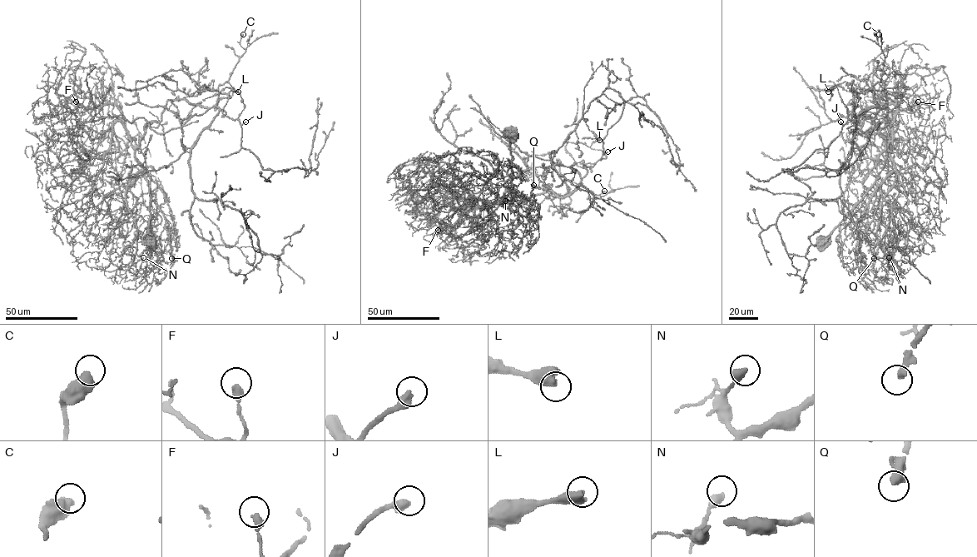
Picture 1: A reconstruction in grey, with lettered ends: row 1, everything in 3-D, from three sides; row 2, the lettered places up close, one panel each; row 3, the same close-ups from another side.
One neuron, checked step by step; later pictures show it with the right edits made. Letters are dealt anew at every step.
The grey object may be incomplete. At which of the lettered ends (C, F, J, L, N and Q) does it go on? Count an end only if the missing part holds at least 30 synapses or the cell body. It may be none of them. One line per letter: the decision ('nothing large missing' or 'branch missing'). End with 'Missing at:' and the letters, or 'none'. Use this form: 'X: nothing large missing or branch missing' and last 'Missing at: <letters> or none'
C: nothing large missing
F: nothing large missing
J: branch missing
L: nothing large missing
N: nothing large missing
Q: branch missing
Missing at: J, Q

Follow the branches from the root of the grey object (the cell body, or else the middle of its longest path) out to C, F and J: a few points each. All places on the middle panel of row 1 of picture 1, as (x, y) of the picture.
C: (512, 131), (512, 189), (500, 201), (508, 191), (524, 199), (567, 196), (581, 185), (604, 191)
F: (512, 131), (512, 189), (507, 196), (482, 208), (454, 196), (438, 230)
J: (512, 131), (512, 189), (500, 201), (508, 191), (568, 196), (583, 165), (607, 151)

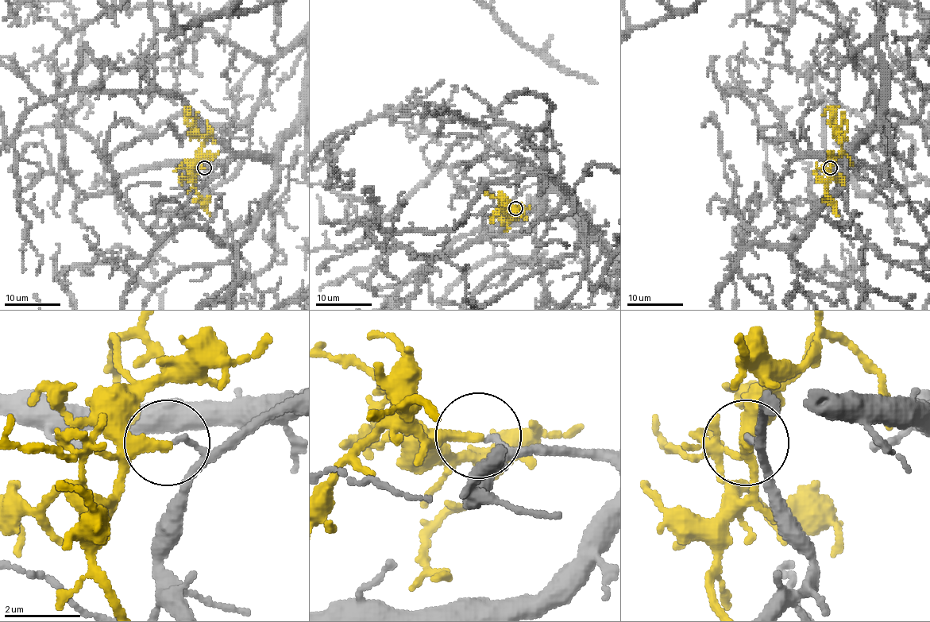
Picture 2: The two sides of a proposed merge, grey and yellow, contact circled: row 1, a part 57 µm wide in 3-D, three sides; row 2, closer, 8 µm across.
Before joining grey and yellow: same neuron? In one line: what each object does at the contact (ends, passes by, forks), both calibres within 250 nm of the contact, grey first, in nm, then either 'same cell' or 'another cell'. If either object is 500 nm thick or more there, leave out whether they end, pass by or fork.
grey ends there; yellow ends there; 120 nm thick on the grey side, 320 nm on the other; another cell

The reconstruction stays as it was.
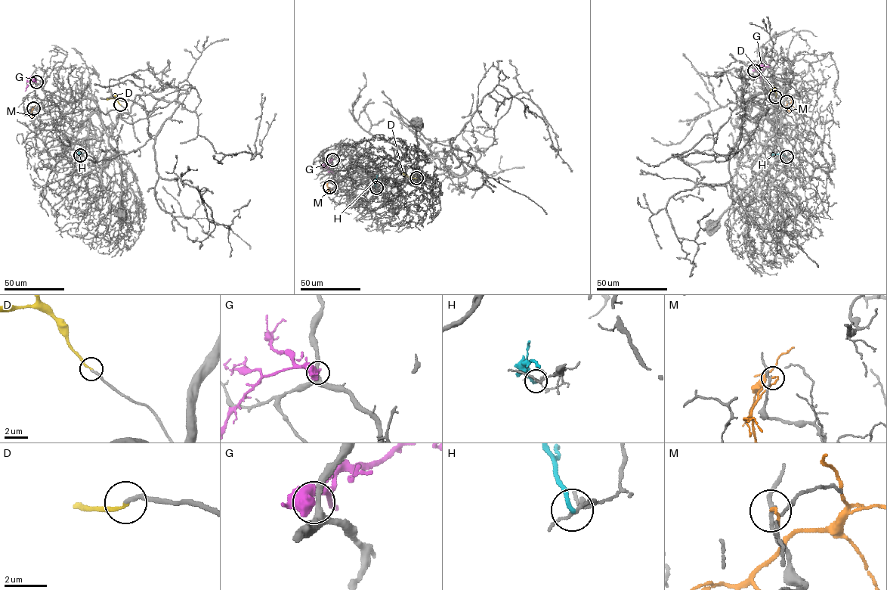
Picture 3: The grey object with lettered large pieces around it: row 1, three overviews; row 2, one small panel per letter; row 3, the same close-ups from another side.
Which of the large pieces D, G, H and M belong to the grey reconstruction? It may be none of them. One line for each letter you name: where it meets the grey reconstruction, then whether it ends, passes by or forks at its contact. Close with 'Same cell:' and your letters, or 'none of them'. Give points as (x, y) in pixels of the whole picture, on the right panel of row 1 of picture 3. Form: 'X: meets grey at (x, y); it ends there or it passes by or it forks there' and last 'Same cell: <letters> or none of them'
D: meets grey at (775, 97); it ends there
Same cell: D

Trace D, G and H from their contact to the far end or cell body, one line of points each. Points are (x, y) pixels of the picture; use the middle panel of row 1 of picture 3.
D: (416, 178), (408, 177), (402, 172)
G: (332, 159), (327, 166), (328, 172), (332, 173)
H: (376, 187), (375, 181), (378, 175)

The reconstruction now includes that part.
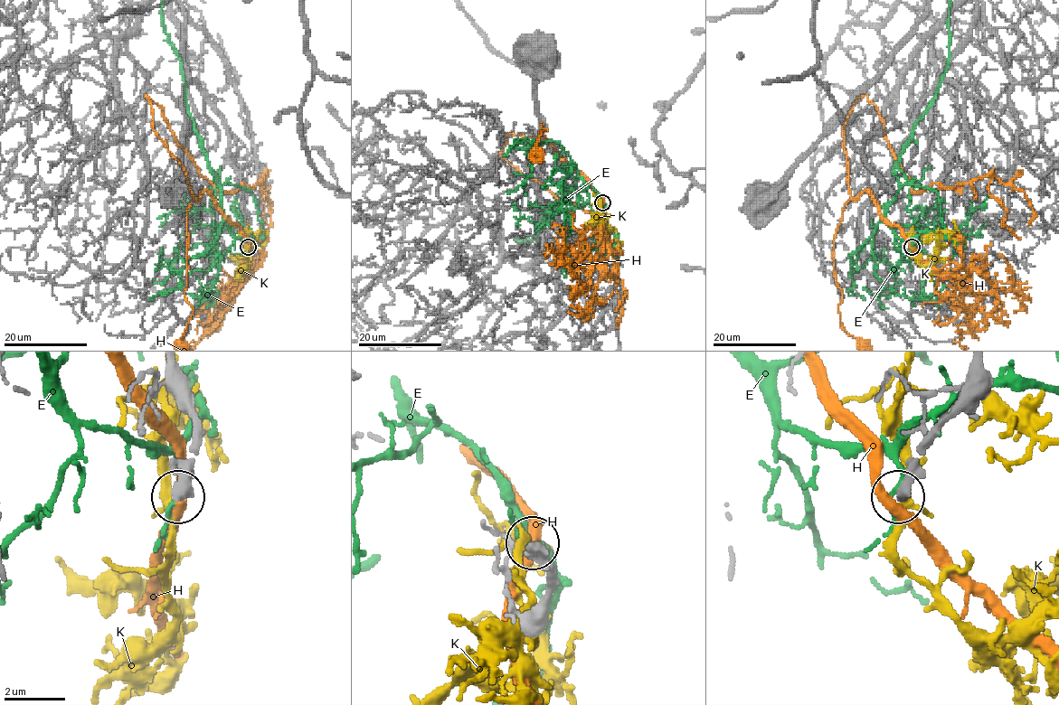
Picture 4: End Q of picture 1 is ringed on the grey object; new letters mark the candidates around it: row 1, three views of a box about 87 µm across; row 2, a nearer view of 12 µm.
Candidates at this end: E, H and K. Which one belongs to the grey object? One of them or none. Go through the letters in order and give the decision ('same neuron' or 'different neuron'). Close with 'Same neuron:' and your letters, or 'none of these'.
E: different neuron
H: different neuron
K: different neuron
Same neuron: none of these

